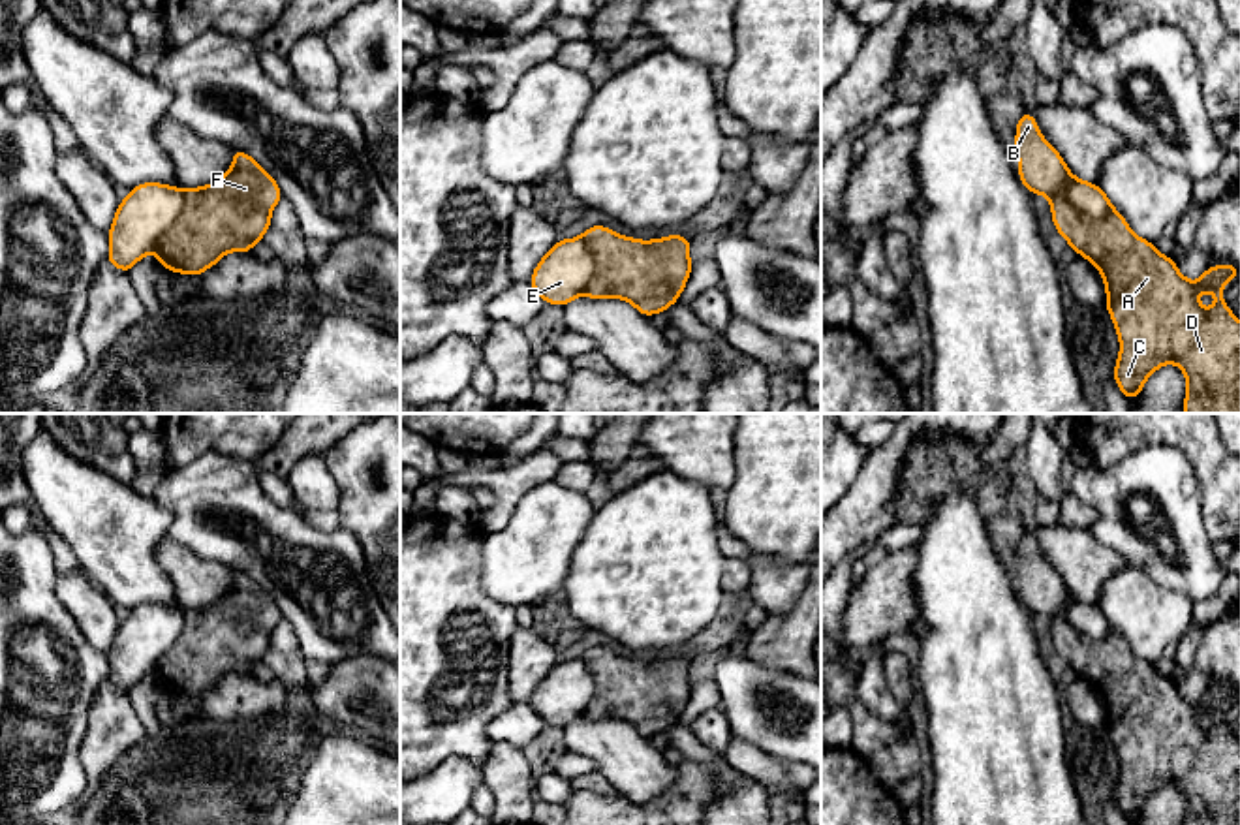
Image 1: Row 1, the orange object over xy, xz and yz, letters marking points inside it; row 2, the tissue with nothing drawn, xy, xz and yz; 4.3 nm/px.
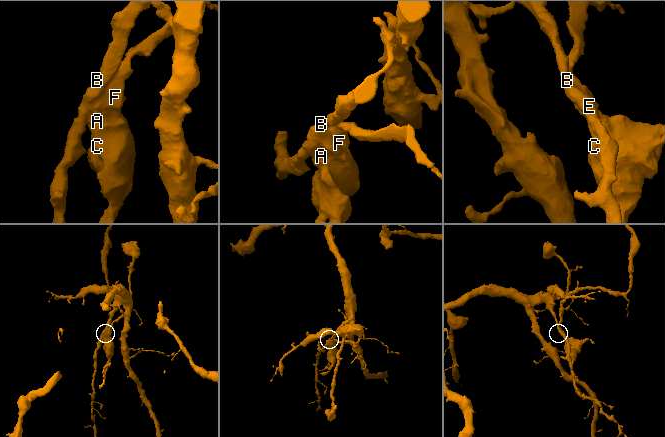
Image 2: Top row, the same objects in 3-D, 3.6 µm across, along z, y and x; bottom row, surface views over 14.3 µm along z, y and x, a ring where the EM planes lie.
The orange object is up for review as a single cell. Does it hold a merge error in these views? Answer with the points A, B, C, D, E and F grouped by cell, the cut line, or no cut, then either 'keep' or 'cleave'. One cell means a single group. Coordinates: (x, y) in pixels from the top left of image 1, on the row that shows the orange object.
A C D F / B E | yz (1051, 200), (1066, 200), (1088, 218), (1101, 218), (1111, 207) | cleave

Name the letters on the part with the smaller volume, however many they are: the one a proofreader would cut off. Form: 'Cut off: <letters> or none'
Cut off: A, C, D, F

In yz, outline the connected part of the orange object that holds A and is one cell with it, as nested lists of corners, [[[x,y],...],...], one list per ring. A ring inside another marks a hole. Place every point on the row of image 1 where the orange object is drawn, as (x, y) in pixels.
[[[1063,199],[1050,201],[1050,210],[1056,231],[1078,256],[1090,259],[1105,280],[1105,304],[1122,346],[1112,376],[1125,398],[1139,397],[1144,381],[1159,366],[1174,363],[1187,378],[1184,413],[1240,413],[1240,321],[1223,301],[1223,284],[1238,278],[1238,267],[1234,263],[1214,265],[1193,284],[1178,272],[1174,257],[1161,256],[1150,241],[1137,237],[1114,207],[1101,220],[1088,220]],[[1199,291],[1214,293],[1216,304],[1212,310],[1204,310],[1199,304]]]

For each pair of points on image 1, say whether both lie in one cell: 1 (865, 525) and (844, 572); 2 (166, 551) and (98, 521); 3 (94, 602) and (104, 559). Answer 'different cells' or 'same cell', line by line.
1: different cells
2: different cells
3: different cells

